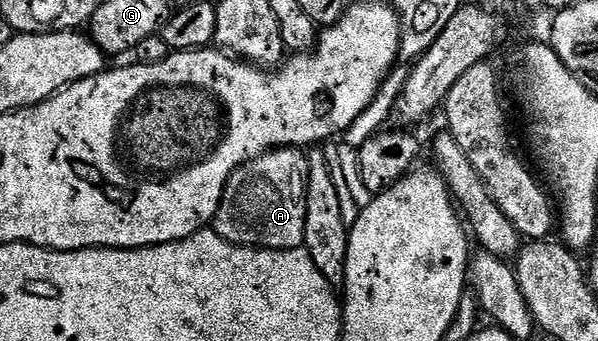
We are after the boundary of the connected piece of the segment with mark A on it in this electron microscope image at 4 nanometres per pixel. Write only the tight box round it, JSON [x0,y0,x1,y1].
[213,147,308,249]

